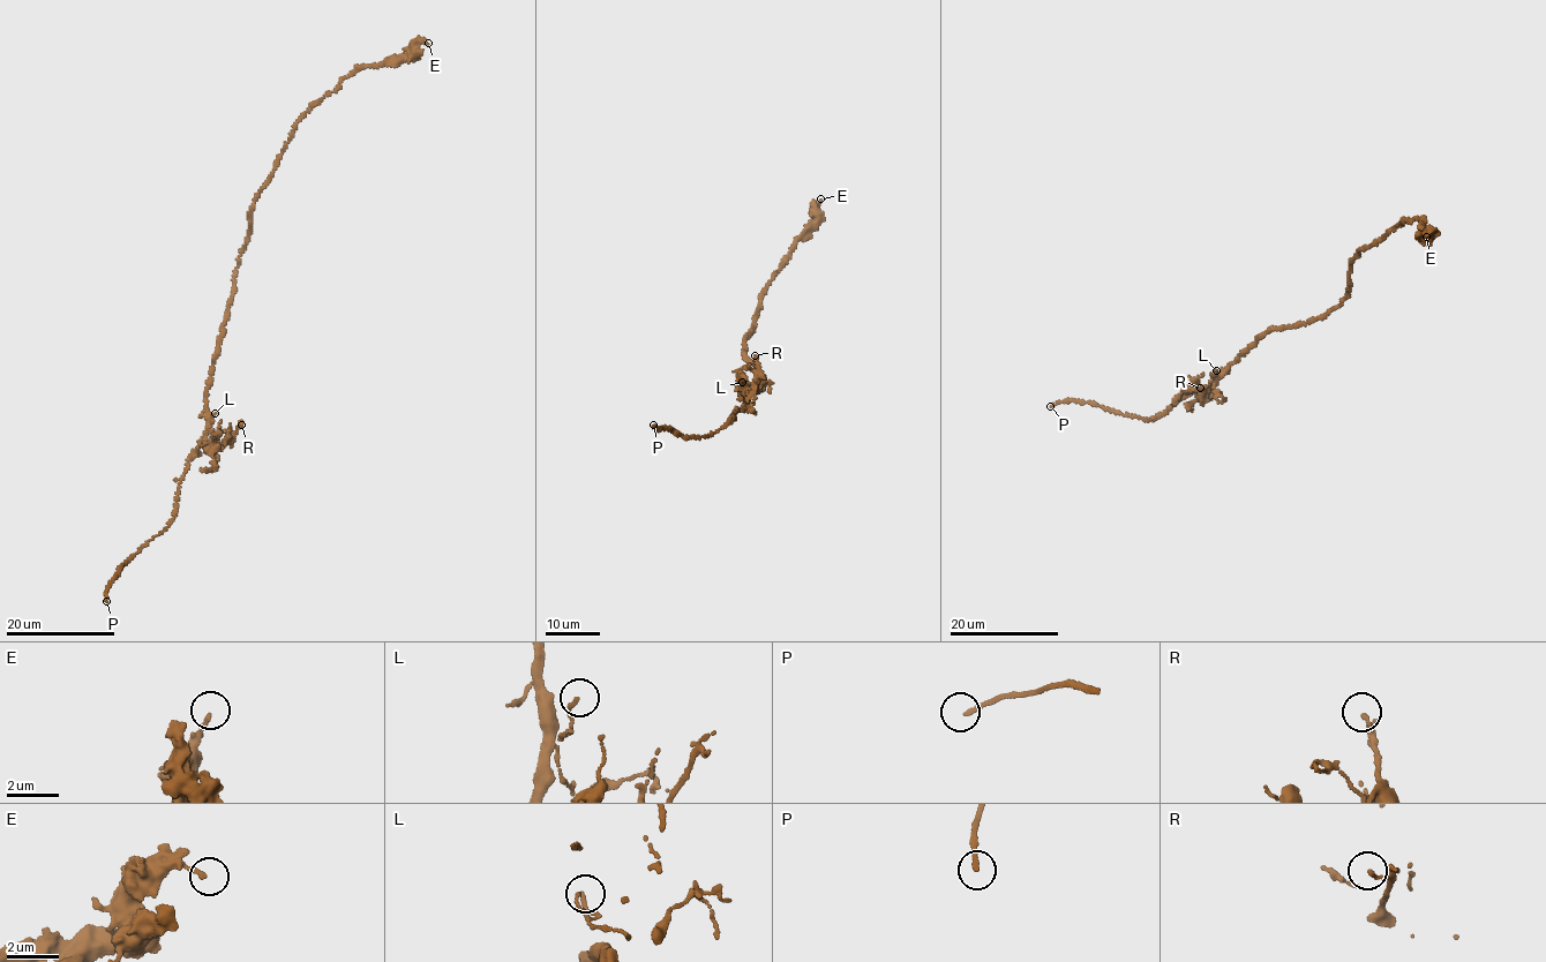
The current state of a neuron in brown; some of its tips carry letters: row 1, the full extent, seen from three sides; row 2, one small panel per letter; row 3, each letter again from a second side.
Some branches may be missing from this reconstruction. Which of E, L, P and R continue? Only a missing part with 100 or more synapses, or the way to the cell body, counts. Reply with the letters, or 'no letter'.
P

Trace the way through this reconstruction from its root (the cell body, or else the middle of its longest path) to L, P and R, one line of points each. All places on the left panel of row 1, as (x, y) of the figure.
L: (229, 303), (207, 392), (205, 438), (209, 446), (214, 434), (210, 422), (215, 413)
P: (229, 303), (208, 382), (205, 437), (187, 458), (172, 518), (120, 565), (109, 583), (106, 601)
R: (229, 303), (204, 407), (211, 450), (229, 442), (241, 425)

